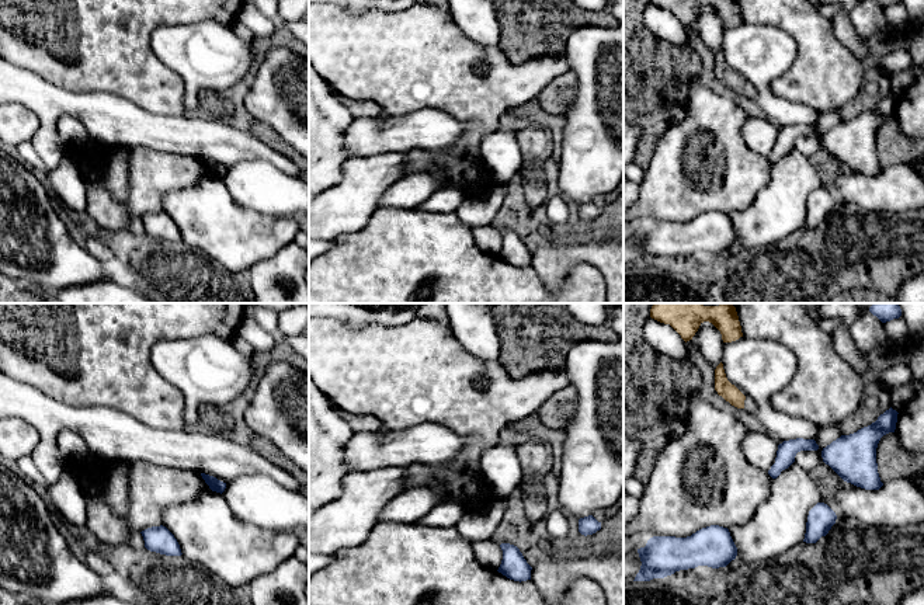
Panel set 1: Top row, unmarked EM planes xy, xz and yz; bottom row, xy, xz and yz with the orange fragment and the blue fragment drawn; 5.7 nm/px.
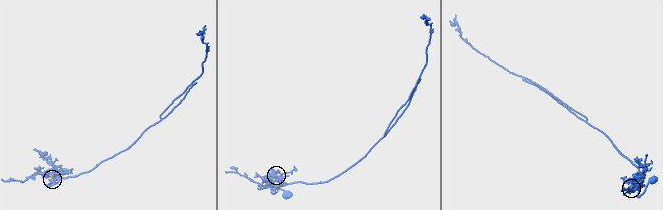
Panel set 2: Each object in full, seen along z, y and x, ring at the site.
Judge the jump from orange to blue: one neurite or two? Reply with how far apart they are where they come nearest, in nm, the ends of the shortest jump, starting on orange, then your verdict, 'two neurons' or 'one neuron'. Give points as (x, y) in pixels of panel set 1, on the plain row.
300 nm | yz (743, 93), (780, 129) | two neurons

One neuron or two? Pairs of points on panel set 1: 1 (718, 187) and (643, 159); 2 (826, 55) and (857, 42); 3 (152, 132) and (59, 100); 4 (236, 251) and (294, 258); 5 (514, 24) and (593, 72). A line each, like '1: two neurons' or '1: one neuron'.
1: two neurons
2: two neurons
3: one neuron
4: two neurons
5: two neurons

